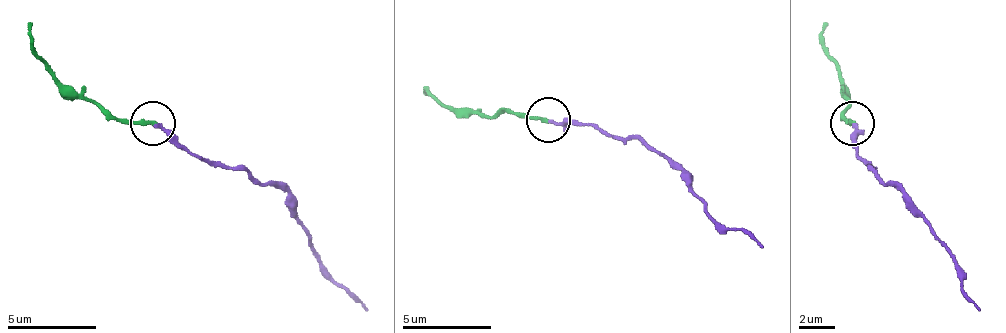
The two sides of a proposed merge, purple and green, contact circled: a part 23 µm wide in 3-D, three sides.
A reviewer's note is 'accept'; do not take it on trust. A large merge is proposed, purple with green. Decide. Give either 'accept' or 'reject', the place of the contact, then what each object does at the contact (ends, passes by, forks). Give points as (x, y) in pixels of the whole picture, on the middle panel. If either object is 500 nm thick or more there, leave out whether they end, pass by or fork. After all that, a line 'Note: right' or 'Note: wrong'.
reject | (548, 120) | purple passes by | green ends
Note: wrong

